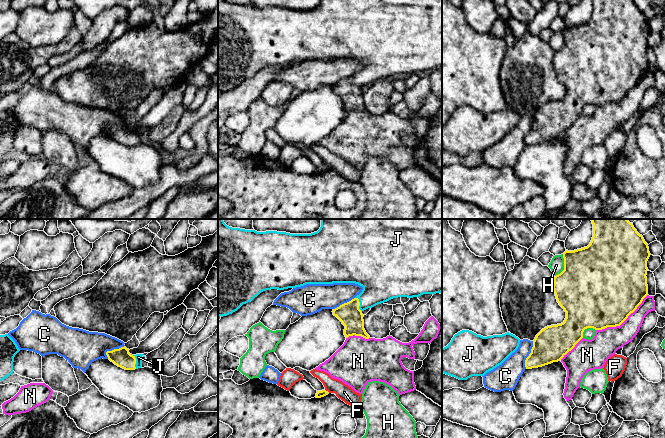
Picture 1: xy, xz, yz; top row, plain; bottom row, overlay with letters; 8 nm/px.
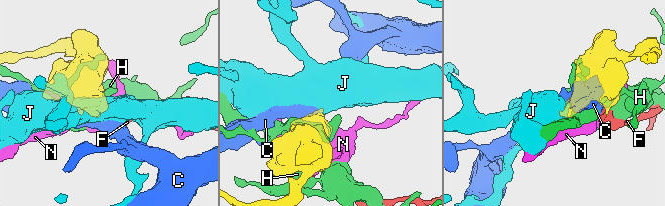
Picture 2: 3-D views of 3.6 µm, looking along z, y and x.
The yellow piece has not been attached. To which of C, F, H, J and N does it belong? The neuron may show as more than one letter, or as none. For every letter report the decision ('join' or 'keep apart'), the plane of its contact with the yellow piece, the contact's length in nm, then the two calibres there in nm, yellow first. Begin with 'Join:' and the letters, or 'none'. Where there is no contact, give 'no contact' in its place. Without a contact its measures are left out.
Join: J
C: keep apart; contact in yz; length 240 nm; calibres 280 and 200 nm
F: keep apart; contact in xz; length 50 nm; calibres 60 and 120 nm
H: keep apart; contact in yz; length 200 nm; calibres 500 and 120 nm
J: join; contact in xy; length 130 nm; calibres 150 and 50 nm
N: keep apart; contact in yz; length 500 nm; calibres 480 and 220 nm

